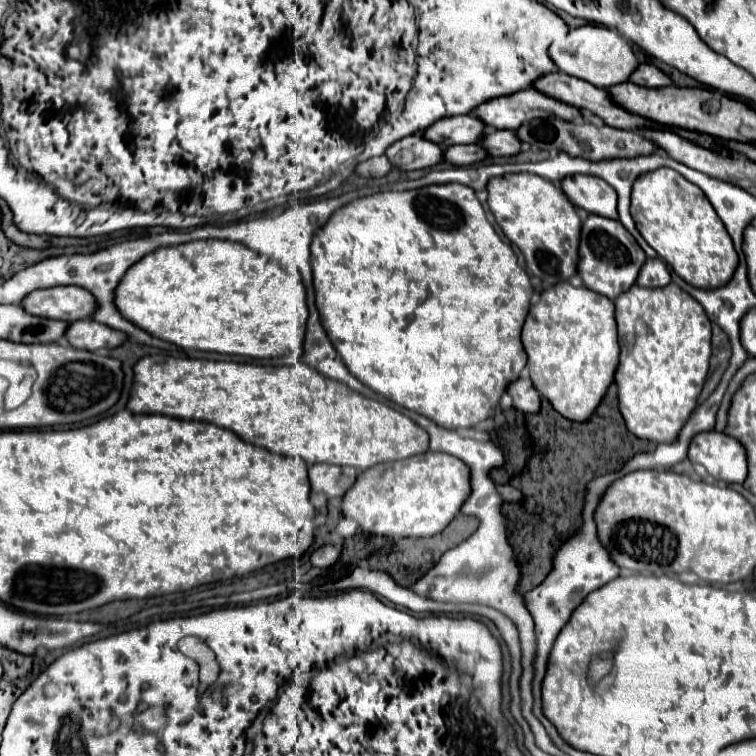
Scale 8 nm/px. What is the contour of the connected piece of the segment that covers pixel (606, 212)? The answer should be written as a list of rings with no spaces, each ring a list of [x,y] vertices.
[[[584,174],[568,176],[562,182],[562,190],[578,208],[584,208],[590,214],[600,214],[604,218],[618,220],[616,190],[608,186],[608,182],[604,182],[602,178]]]

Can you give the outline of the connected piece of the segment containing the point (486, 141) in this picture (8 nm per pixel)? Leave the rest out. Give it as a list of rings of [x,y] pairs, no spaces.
[[[490,130],[480,142],[490,156],[516,156],[522,150],[514,130]]]

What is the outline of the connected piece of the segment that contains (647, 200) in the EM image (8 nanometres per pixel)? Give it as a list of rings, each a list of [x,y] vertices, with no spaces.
[[[658,168],[636,180],[632,188],[632,218],[644,240],[684,282],[696,288],[720,288],[732,278],[738,266],[732,238],[704,192],[676,170]]]

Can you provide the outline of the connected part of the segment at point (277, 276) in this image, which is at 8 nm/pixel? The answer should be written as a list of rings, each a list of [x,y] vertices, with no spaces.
[[[196,240],[158,248],[126,272],[116,288],[116,306],[136,326],[186,350],[208,350],[248,358],[280,358],[287,354],[288,363],[299,362],[304,354],[308,306],[298,268],[294,264],[282,268],[240,242]]]

